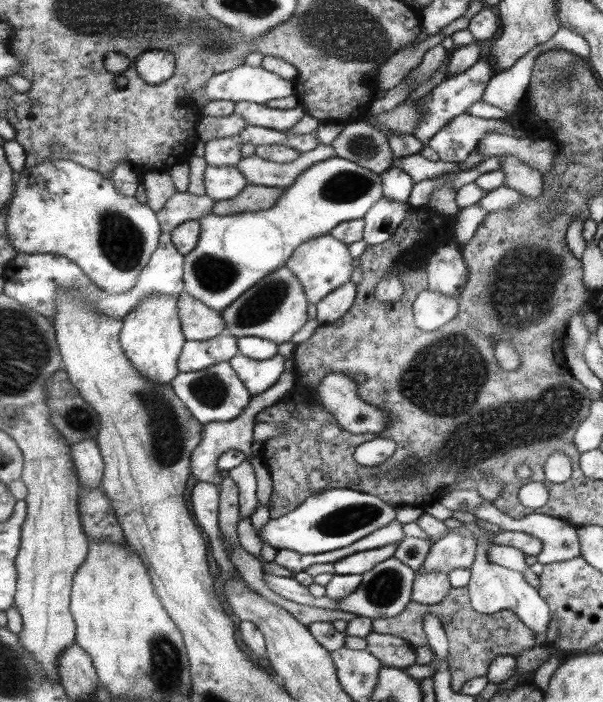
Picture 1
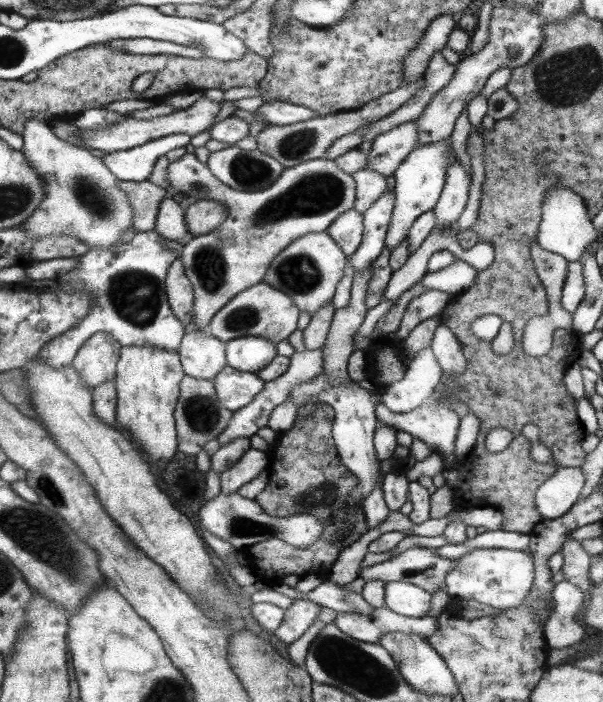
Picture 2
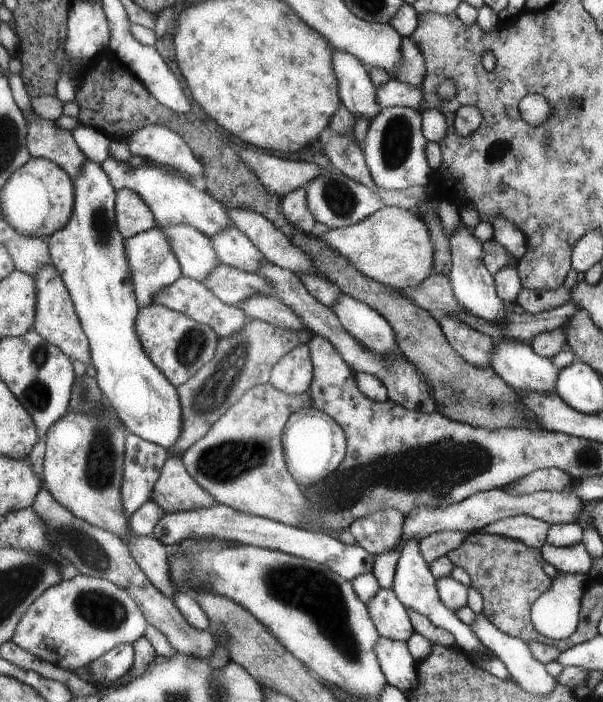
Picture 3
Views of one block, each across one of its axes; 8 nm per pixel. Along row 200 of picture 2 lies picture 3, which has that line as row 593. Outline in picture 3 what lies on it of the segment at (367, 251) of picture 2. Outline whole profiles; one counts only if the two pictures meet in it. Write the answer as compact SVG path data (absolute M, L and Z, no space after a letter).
M379 588L367 600L366 606L381 638L406 642L413 634L407 609L401 605L397 596L390 589Z

